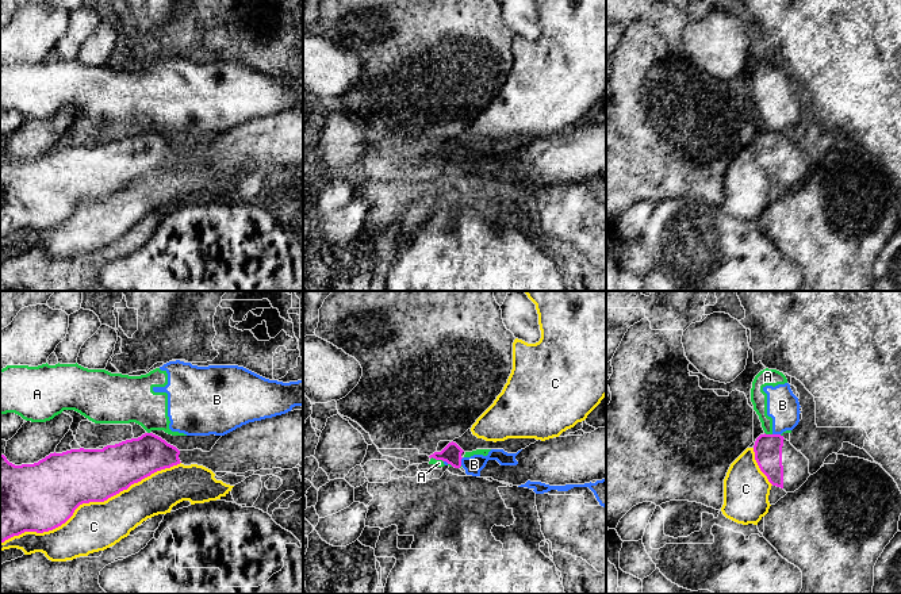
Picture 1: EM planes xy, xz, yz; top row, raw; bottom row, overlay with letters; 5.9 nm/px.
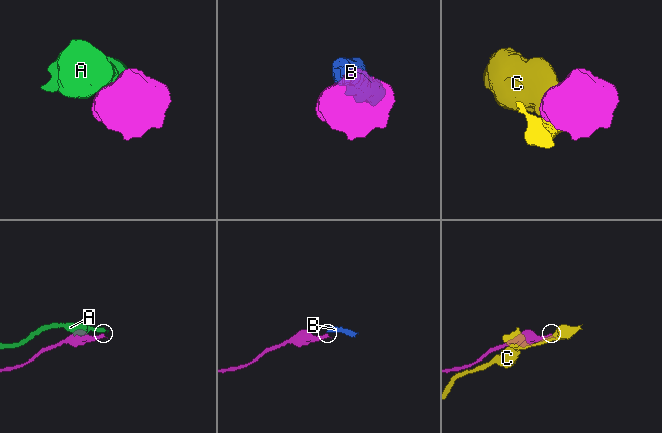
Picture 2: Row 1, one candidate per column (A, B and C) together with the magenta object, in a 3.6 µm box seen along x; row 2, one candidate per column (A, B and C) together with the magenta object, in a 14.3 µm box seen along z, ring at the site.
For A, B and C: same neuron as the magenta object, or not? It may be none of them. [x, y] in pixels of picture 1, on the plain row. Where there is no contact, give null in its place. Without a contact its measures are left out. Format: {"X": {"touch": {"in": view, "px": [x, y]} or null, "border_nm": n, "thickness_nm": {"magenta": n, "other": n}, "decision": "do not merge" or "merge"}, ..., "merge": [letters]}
{"A": {"touch": {"in": "yz", "px": [769, 131]}, "border_nm": 50, "thickness_nm": {"magenta": 170, "other": 100}, "decision": "do not merge"}, "B": {"touch": {"in": "xz", "px": [460, 158]}, "border_nm": 50, "thickness_nm": {"magenta": 110, "other": 110}, "decision": "do not merge"}, "C": {"touch": {"in": "xy", "px": [89, 198]}, "border_nm": 1200, "thickness_nm": {"magenta": 380, "other": 300}, "decision": "do not merge"}, "merge": []}

